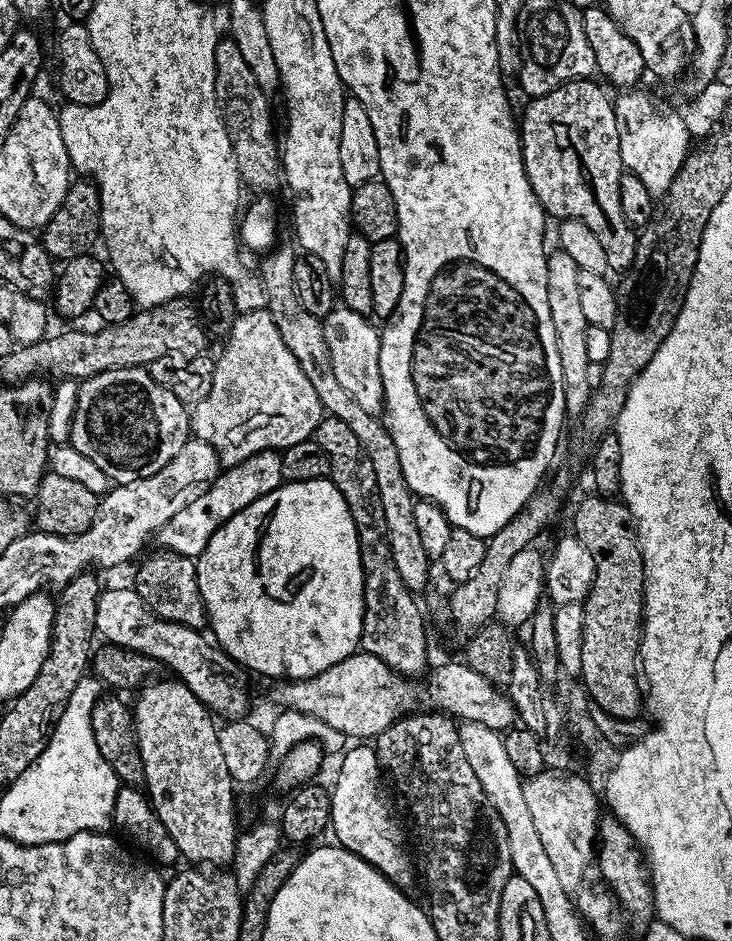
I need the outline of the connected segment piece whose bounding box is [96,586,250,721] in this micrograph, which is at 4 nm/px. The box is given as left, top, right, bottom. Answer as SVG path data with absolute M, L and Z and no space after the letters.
M105 587L101 591L97 606L96 632L100 636L104 635L103 639L107 643L128 648L131 652L140 652L143 656L152 656L165 669L173 668L176 671L173 673L183 680L187 688L215 717L229 721L245 719L249 715L250 700L244 680L240 676L242 674L239 665L229 659L207 635L202 636L204 634L199 629L155 616L146 606L146 602L142 602L135 587Z

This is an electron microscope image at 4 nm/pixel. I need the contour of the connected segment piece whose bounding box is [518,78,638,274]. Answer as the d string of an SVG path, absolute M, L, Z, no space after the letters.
M595 79L587 80L571 80L562 86L558 86L554 90L550 90L550 94L545 96L533 96L527 101L528 105L524 108L524 117L521 115L518 120L520 129L520 153L524 159L524 169L528 175L530 186L534 190L534 194L538 198L538 202L543 206L545 213L549 217L556 216L557 221L562 220L581 220L586 226L590 226L590 230L594 230L594 236L598 238L598 242L602 242L602 250L606 250L606 262L609 269L614 273L623 274L631 268L634 262L634 254L636 253L637 229L624 221L622 214L622 202L618 198L618 182L620 181L620 173L622 165L620 163L620 125L616 123L616 109L614 107L613 97L607 96L602 89L596 85Z

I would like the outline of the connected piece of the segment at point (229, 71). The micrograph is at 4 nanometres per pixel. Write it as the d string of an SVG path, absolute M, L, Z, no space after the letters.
M220 38L216 42L214 54L214 66L216 77L214 78L214 90L216 91L216 105L220 108L220 117L228 131L228 137L234 150L234 162L238 166L238 174L245 185L248 184L256 191L256 194L268 194L271 188L281 187L282 184L282 152L278 147L278 138L272 134L272 108L268 105L269 93L258 86L258 78L254 78L254 70L242 58L242 50L230 38Z

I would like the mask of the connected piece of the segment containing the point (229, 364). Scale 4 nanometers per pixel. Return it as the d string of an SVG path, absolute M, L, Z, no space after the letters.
M268 309L241 311L223 344L220 356L215 357L216 369L214 382L210 382L210 394L206 394L206 398L195 404L190 412L190 428L195 439L214 446L224 468L232 468L259 452L283 450L309 439L326 413L318 394L314 394L314 386L310 386L310 378L302 374L298 358L294 358L286 342L282 342L282 334L278 334L278 326L274 326L274 318Z

